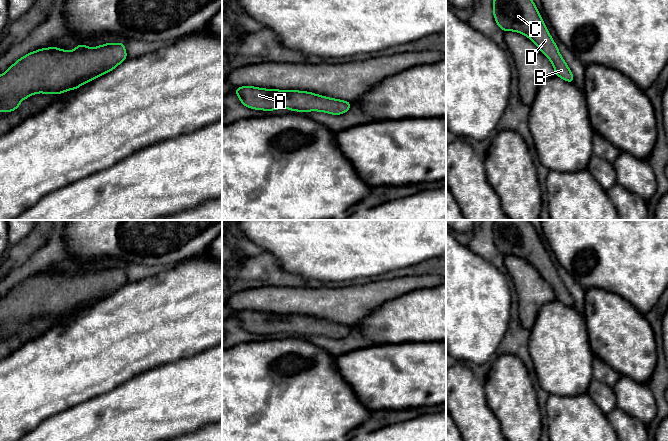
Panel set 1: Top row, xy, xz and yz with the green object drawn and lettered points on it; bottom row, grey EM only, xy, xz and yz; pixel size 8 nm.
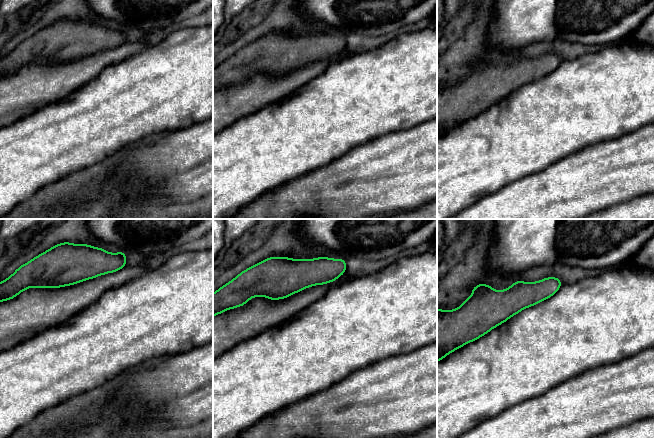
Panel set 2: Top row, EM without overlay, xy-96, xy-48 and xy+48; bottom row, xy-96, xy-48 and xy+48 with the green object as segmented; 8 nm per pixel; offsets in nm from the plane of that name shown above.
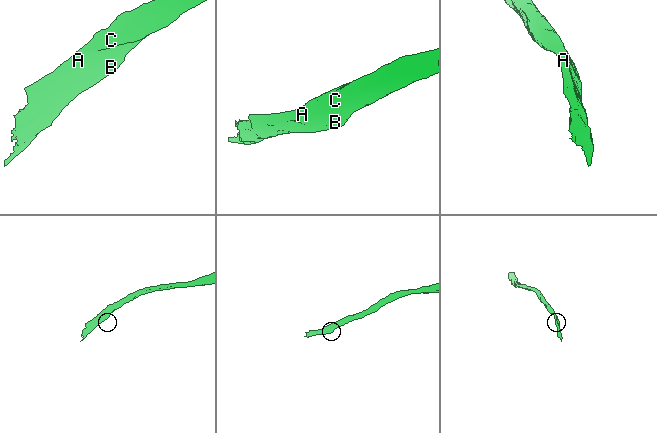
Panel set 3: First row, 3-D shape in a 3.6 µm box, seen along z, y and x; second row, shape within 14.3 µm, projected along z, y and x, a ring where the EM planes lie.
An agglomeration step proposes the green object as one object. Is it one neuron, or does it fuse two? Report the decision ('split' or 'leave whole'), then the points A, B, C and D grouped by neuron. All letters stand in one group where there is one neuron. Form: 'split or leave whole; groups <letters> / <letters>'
leave whole; groups A B C D

